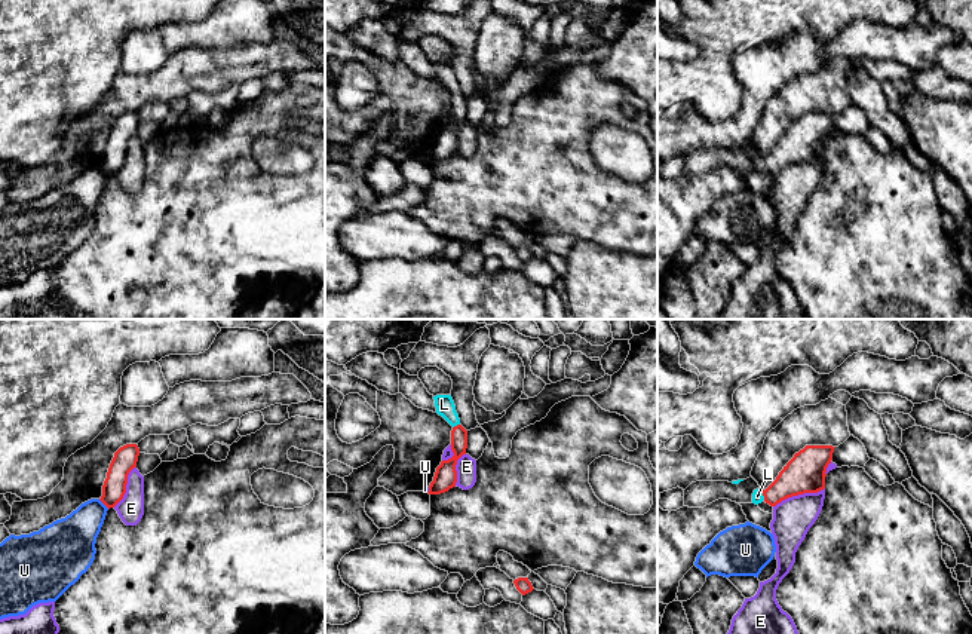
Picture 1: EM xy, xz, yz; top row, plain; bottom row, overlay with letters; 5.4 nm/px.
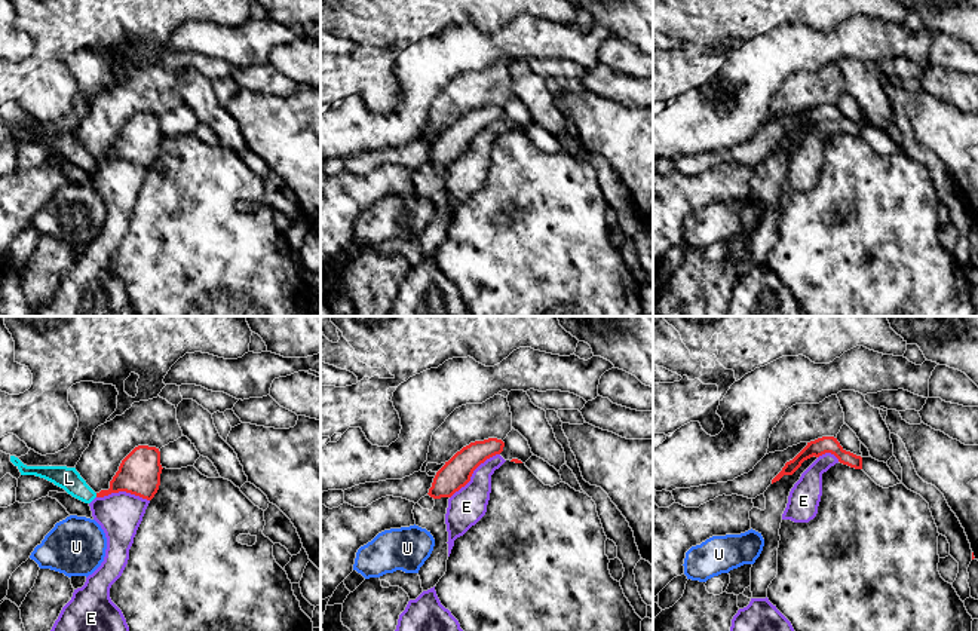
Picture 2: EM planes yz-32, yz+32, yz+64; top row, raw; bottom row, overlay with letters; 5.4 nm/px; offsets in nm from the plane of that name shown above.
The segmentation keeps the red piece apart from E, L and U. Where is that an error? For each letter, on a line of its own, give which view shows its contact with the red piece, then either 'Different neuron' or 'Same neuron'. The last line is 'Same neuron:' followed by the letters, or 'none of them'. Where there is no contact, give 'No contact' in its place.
E: Touches red in yz. Different neuron
L: Touches red in yz. Same neuron
U: Touches red in xy. Different neuron
Same neuron: L

